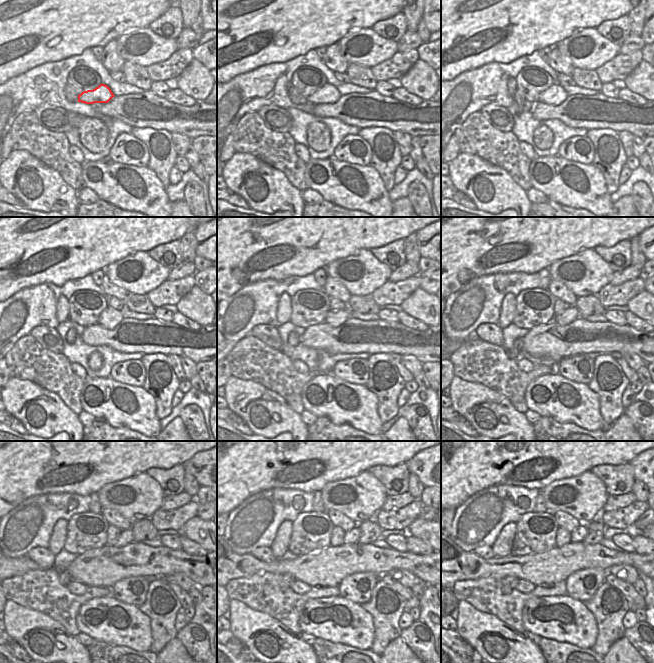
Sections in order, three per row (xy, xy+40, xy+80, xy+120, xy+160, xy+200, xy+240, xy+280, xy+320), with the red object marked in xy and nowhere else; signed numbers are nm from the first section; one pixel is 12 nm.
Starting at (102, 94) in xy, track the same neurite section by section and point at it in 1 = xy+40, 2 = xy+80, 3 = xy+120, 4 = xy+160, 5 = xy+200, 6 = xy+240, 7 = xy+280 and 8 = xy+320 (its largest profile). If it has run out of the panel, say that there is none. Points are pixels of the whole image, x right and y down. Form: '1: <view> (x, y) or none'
1: xy+40 (328, 93)
2: xy+80 (555, 95)
3: xy+120 (109, 318)
4: xy+160 (334, 318)
5: xy+200 (570, 314)
6: xy+240 (126, 537)
7: xy+280 (352, 536)
8: xy+320 (580, 533)

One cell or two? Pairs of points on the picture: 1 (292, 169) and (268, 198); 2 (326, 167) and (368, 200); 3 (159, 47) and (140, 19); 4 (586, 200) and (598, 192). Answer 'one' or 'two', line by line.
1: two
2: one
3: two
4: one

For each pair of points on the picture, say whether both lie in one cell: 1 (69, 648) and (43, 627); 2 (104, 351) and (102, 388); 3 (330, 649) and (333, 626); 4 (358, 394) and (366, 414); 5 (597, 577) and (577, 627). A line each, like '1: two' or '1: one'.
1: one
2: two
3: two
4: one
5: two

